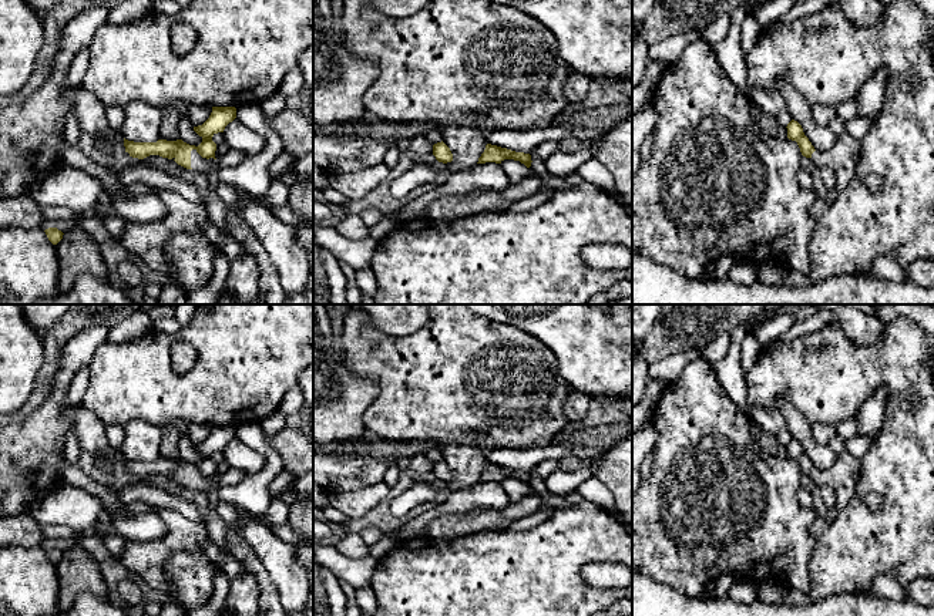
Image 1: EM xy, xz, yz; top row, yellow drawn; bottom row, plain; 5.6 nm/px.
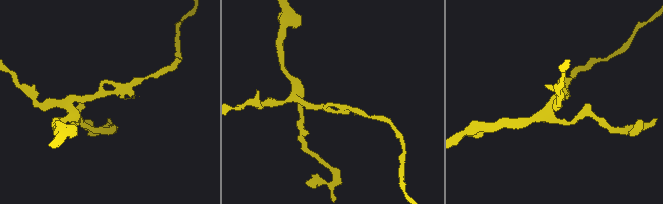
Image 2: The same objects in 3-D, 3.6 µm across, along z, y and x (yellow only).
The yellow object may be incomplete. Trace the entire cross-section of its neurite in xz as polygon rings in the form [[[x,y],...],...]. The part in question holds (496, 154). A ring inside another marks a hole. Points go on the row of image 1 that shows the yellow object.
[[[487,144],[484,152],[478,158],[477,164],[495,162],[501,164],[504,159],[514,159],[524,164],[527,168],[531,166],[531,155],[524,152],[515,152],[507,148]]]

